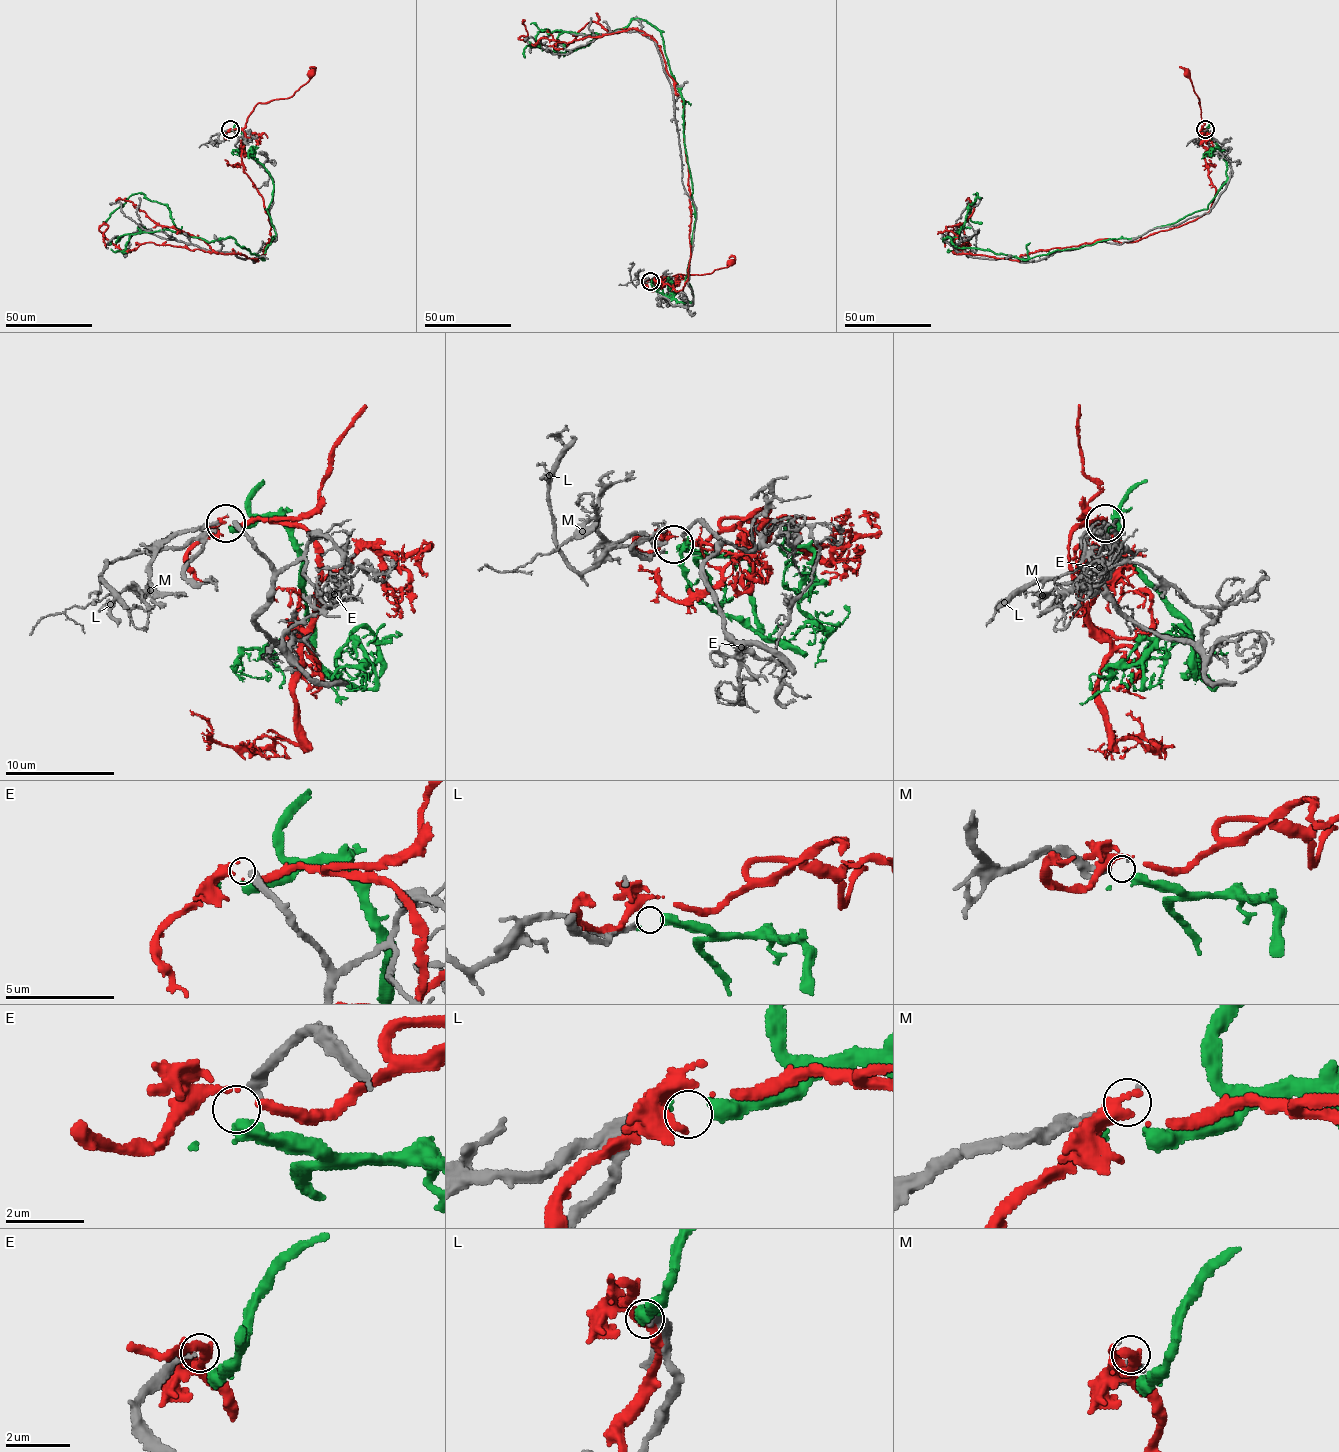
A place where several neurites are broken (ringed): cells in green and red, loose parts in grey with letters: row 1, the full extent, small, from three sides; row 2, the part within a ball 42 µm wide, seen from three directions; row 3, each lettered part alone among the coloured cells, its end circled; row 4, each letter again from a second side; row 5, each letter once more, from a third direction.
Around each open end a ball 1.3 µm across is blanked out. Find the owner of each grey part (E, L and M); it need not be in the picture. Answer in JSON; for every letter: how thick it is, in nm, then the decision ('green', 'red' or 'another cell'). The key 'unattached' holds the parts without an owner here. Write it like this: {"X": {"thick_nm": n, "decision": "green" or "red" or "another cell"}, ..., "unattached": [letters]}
{"E": {"thick_nm": 280, "decision": "another cell"}, "L": {"thick_nm": 280, "decision": "green"}, "M": {"thick_nm": 320, "decision": "another cell"}, "unattached": ["E", "M"]}

